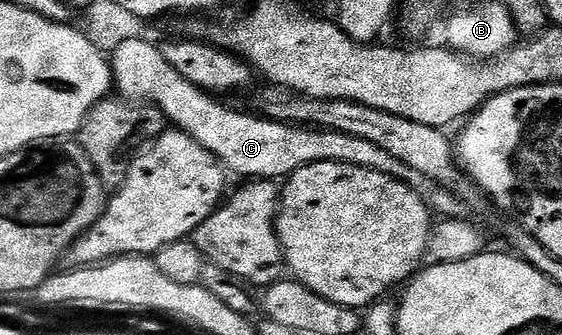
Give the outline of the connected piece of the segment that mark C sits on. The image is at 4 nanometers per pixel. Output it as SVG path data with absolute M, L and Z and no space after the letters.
M138 38L123 40L111 53L111 69L113 85L120 97L131 102L152 104L158 111L161 109L173 121L170 123L176 129L187 132L214 154L230 175L242 174L245 180L284 180L307 164L343 162L390 174L392 178L399 178L414 188L422 185L421 175L367 140L340 134L338 130L275 122L272 118L258 116L253 112L244 114L241 110L228 110L221 103L224 101L210 96L191 84L191 80L179 76L179 72L175 72L175 68L163 60L160 45L144 43Z

